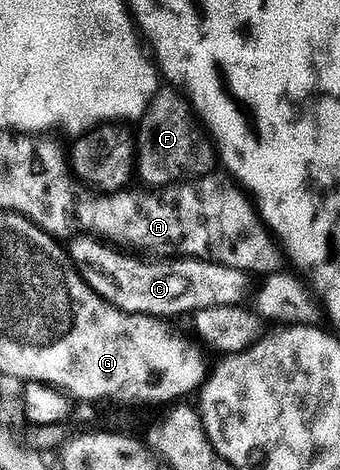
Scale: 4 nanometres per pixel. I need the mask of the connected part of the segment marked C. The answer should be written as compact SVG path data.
M91 237L71 247L72 260L83 278L111 305L126 313L148 314L160 319L193 315L215 306L241 305L249 289L250 276L215 262L195 258L167 261L137 261L131 255Z

